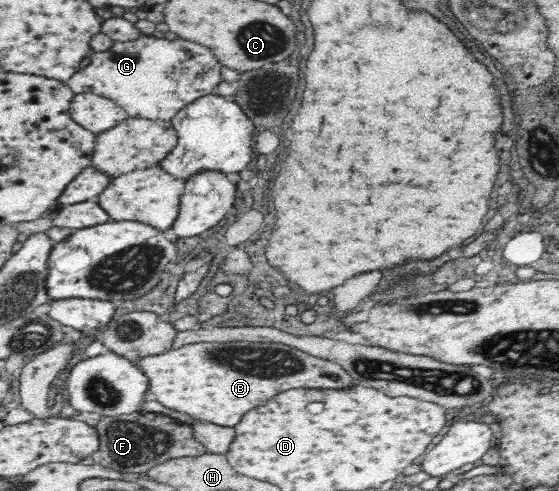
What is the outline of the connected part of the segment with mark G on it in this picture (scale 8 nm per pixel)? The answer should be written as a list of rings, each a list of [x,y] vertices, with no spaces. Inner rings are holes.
[[[142,35],[128,43],[114,42],[108,51],[93,52],[90,65],[76,71],[66,86],[74,94],[92,92],[122,106],[128,117],[171,120],[185,105],[212,94],[220,81],[220,66],[214,52],[185,39],[169,41]]]

